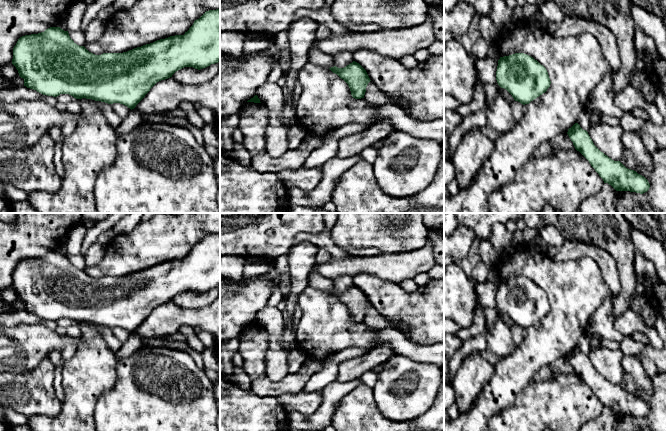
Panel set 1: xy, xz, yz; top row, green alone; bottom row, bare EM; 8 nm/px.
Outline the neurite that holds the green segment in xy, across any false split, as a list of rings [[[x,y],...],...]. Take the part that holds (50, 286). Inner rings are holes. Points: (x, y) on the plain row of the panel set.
[[[220,233],[206,235],[184,259],[170,260],[123,277],[95,279],[77,269],[68,255],[50,251],[38,258],[25,259],[13,272],[12,288],[24,303],[24,310],[57,321],[69,318],[76,323],[120,327],[131,334],[159,305],[184,292],[203,293],[220,285]]]

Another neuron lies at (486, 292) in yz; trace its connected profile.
[[[490,281],[477,284],[476,293],[483,308],[498,309],[496,304],[497,290],[498,286]]]

